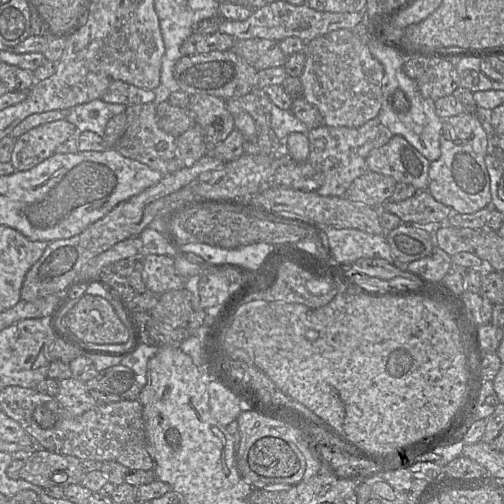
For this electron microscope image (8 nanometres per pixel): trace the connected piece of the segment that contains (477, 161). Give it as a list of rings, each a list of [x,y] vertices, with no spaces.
[[[474,113],[452,116],[443,121],[441,156],[430,163],[428,191],[438,202],[460,214],[472,214],[492,206],[490,177],[485,164],[485,156],[490,150],[489,135]]]

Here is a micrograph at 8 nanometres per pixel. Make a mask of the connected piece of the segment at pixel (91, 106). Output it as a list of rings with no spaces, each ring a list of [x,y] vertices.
[[[96,99],[69,109],[65,118],[75,125],[78,132],[92,131],[104,138],[106,125],[115,115],[125,112],[127,106],[123,104],[107,103]]]

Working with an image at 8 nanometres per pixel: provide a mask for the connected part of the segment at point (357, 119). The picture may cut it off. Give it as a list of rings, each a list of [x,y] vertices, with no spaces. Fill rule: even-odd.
[[[339,29],[305,42],[305,67],[299,76],[303,97],[315,105],[325,125],[356,128],[376,118],[383,104],[384,68],[370,53],[362,31]]]

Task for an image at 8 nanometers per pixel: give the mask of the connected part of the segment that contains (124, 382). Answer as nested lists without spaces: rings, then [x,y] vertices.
[[[122,364],[100,371],[86,386],[97,404],[138,400],[142,391],[133,370]]]

